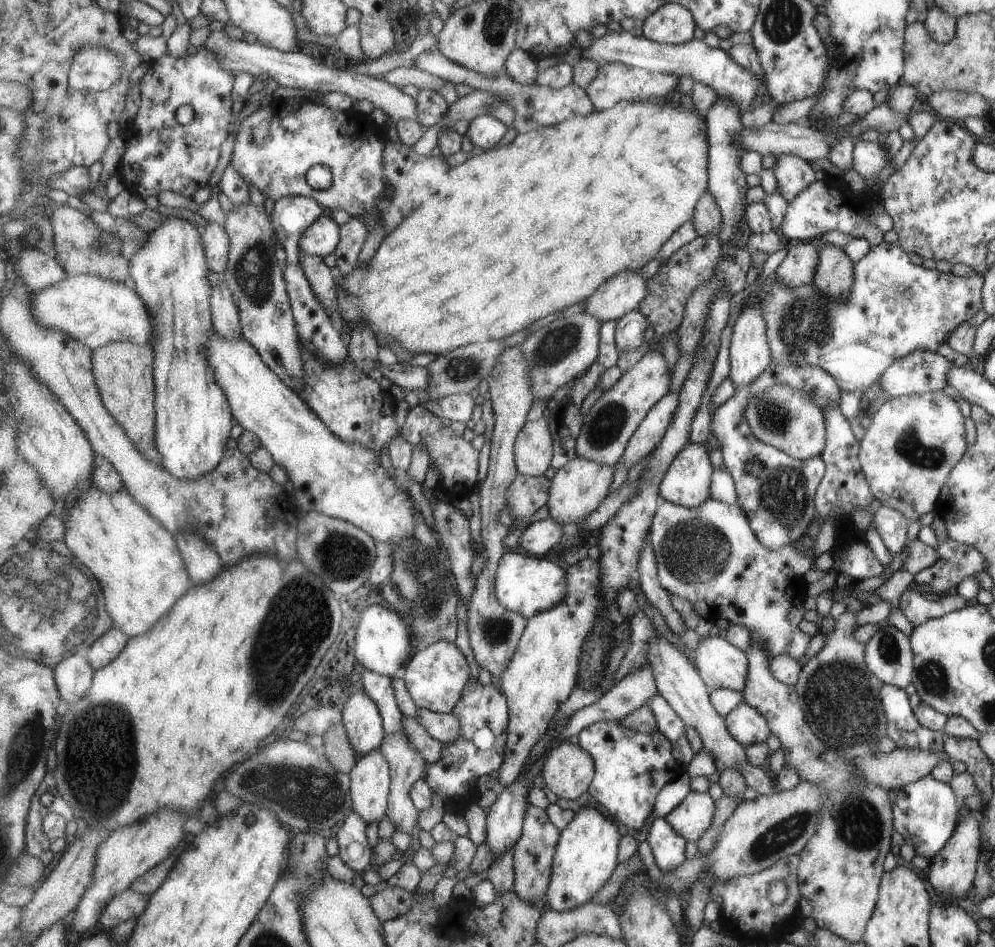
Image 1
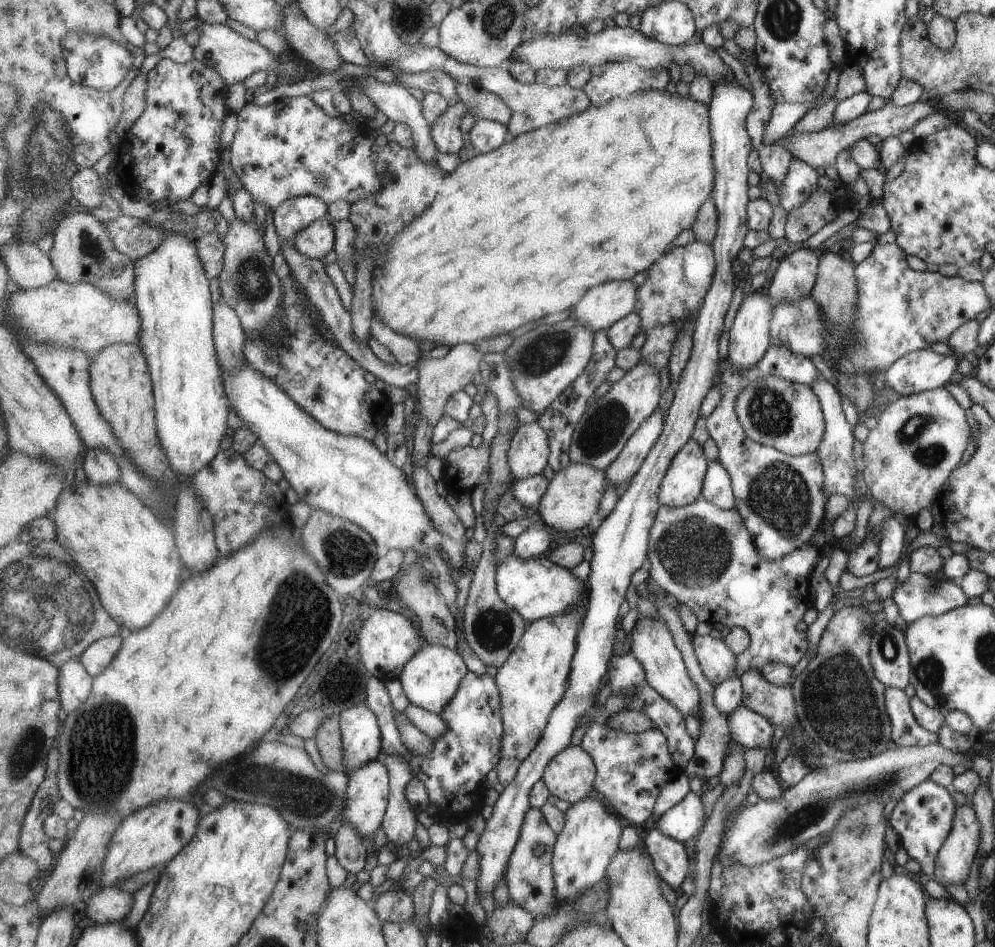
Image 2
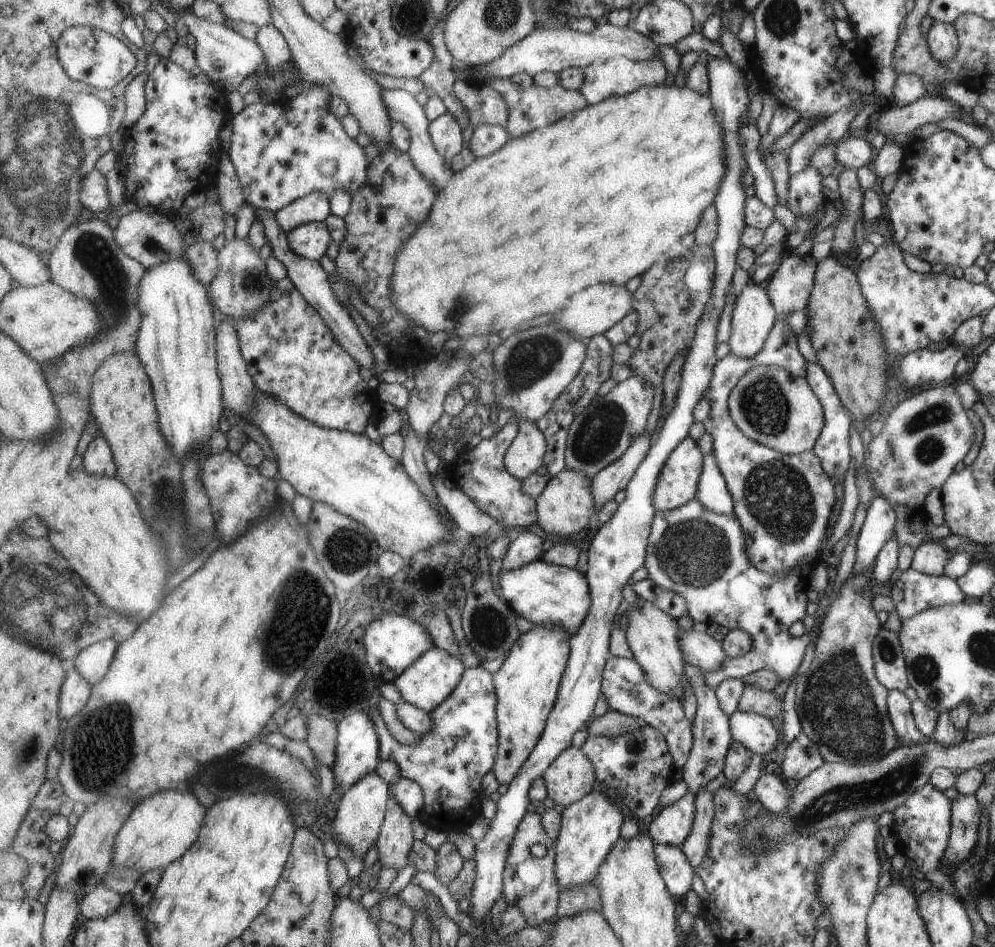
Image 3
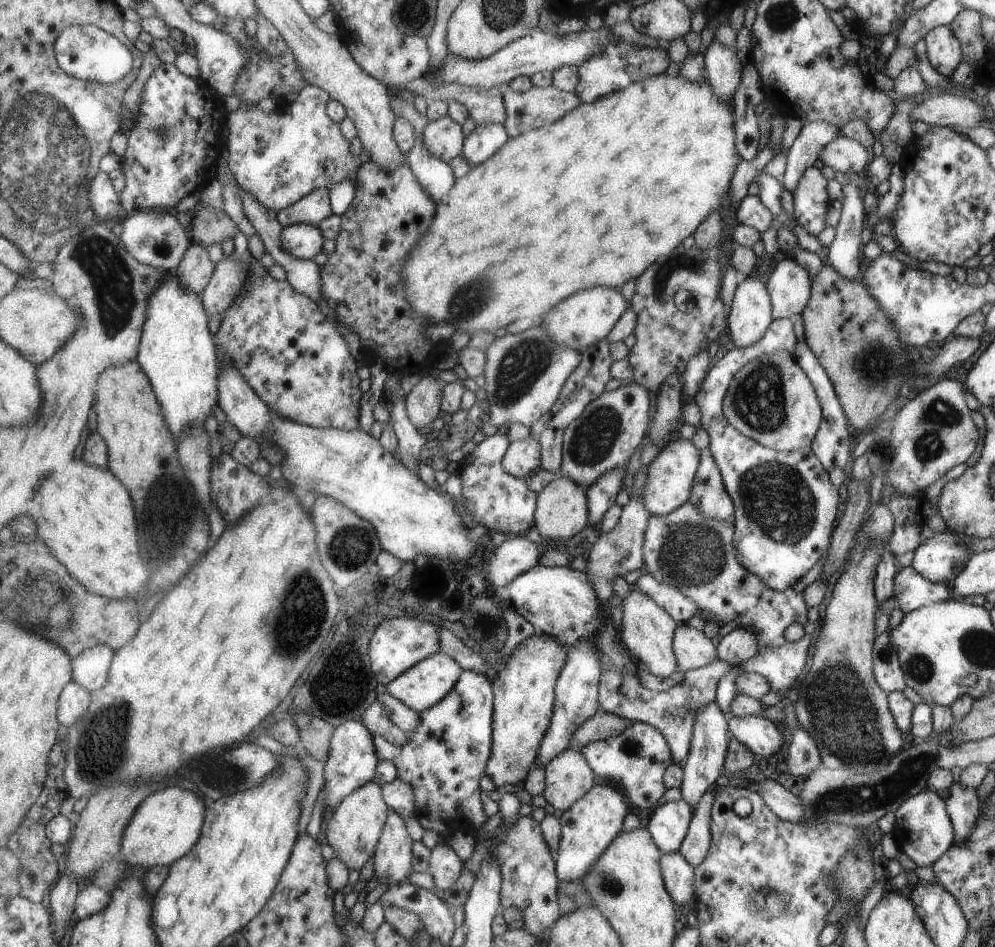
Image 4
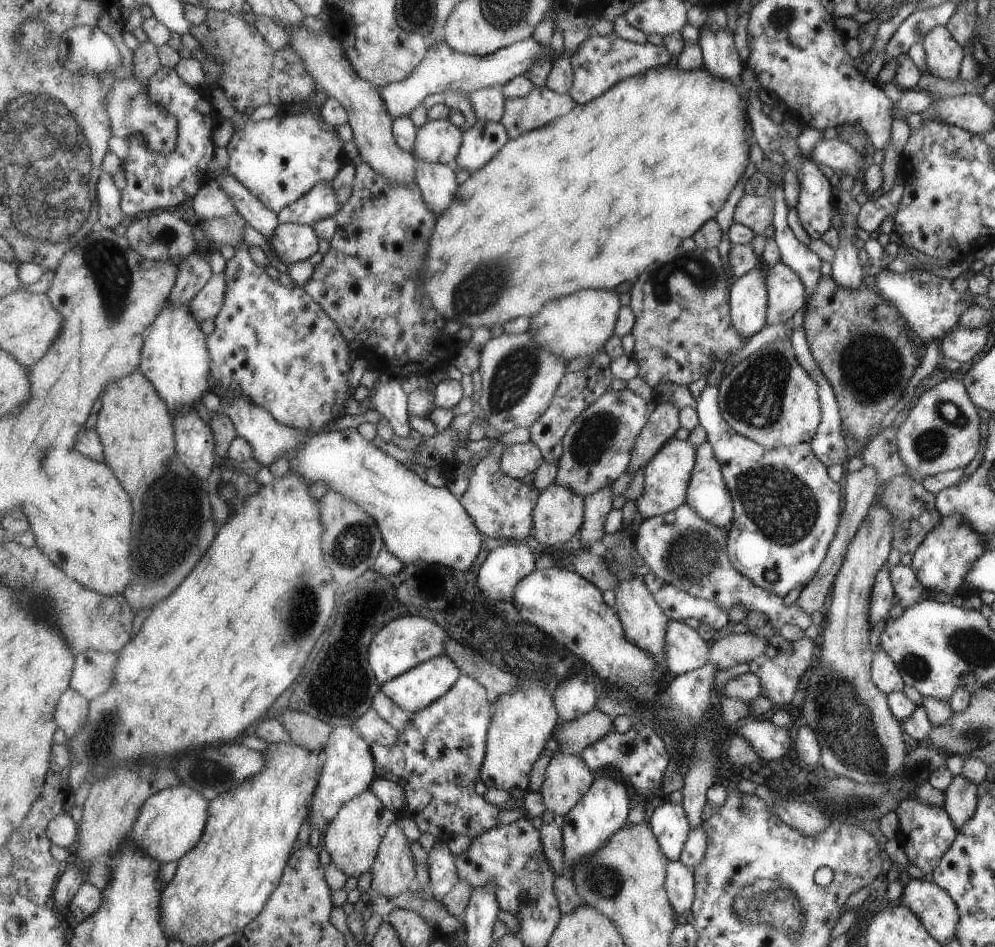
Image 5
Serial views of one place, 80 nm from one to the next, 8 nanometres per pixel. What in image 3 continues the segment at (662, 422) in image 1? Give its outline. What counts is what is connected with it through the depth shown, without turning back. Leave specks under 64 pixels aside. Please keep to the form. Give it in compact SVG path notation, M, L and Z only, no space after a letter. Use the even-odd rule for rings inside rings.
M643 433L619 460L606 466L601 473L592 478L592 493L596 500L597 511L613 500L619 490L625 490L630 484L639 465L648 455L649 446L651 434Z

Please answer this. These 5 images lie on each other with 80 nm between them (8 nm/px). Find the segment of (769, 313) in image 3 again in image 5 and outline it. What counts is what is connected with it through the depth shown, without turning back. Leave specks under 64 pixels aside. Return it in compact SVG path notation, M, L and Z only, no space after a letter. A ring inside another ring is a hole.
M754 268L741 278L734 279L730 292L731 314L735 330L751 338L768 324L769 293L768 282L763 270Z

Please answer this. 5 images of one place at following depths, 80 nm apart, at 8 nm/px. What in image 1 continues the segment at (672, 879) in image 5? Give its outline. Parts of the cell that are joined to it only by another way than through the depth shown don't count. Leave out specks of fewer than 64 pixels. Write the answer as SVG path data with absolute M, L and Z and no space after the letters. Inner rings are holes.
M666 817L655 820L648 829L648 844L656 864L663 872L681 866L687 860L687 839L682 837L667 822Z

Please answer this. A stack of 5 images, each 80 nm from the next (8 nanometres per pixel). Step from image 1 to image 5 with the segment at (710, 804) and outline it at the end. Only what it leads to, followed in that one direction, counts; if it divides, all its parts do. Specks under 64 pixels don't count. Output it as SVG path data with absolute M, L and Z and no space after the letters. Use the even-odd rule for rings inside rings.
M666 802L652 809L649 821L669 860L679 861L692 831L685 807Z

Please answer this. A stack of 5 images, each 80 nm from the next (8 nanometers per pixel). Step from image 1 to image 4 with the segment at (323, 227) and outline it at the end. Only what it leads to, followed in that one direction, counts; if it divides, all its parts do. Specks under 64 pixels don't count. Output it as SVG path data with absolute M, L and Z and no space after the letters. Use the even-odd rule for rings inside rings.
M306 223L286 226L282 232L283 248L298 259L311 259L320 252L325 239L318 226Z

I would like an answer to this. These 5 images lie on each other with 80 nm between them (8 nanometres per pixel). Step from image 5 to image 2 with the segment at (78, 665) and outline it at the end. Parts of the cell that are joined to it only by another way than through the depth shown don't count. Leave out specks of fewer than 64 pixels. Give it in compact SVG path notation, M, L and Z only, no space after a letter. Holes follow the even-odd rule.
M111 635L95 641L81 656L83 666L91 676L103 674L122 649L125 636Z

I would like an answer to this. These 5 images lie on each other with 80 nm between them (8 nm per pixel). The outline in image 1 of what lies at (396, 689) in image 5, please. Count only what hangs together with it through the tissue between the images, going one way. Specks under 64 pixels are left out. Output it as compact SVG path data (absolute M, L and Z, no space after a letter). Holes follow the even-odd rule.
M439 641L428 647L416 648L401 676L418 709L449 714L454 711L465 685L471 680L471 668L457 646L447 641Z

